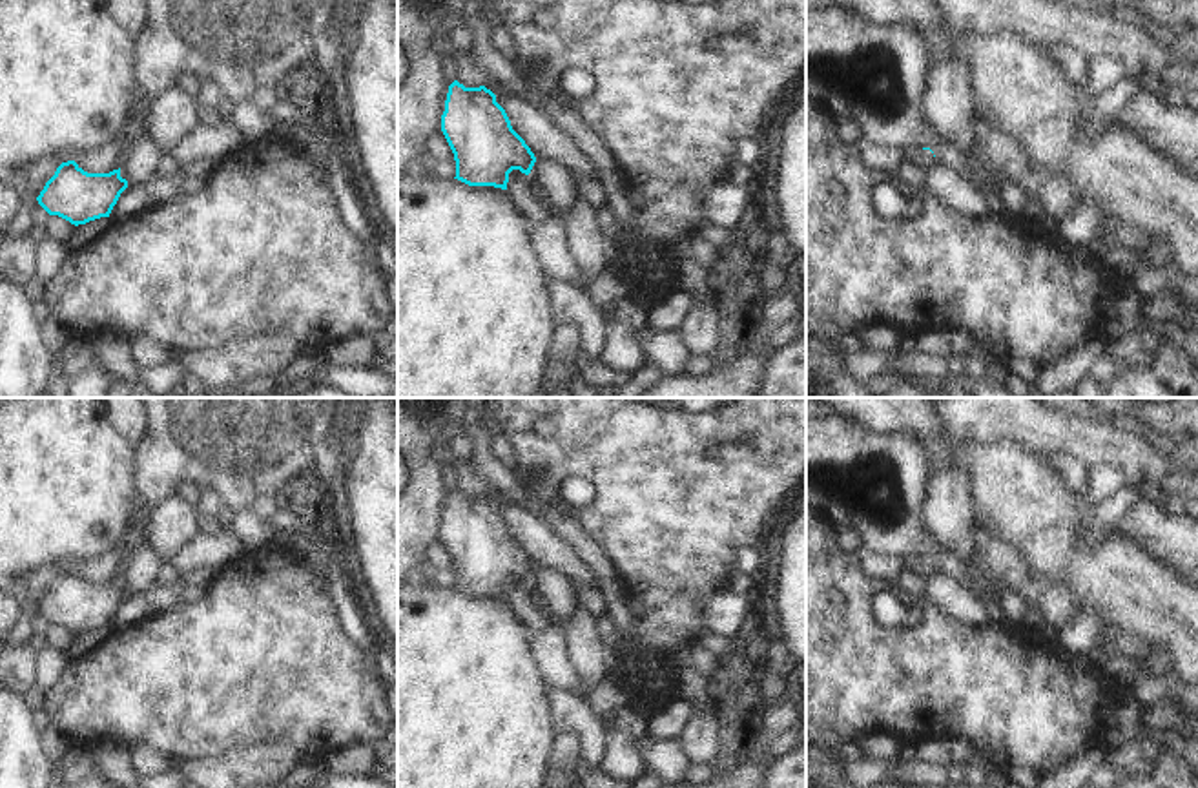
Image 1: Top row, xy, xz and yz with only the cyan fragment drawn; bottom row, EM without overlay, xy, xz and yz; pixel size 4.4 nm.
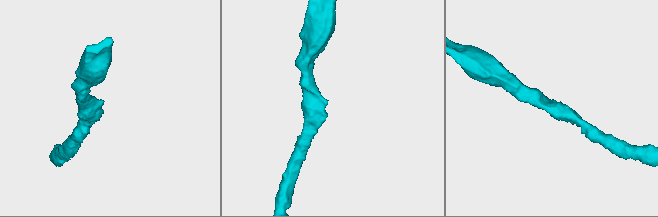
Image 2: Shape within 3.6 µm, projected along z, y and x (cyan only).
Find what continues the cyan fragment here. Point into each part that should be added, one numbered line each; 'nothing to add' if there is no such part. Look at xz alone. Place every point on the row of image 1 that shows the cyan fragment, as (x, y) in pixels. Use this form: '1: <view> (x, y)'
nothing to add

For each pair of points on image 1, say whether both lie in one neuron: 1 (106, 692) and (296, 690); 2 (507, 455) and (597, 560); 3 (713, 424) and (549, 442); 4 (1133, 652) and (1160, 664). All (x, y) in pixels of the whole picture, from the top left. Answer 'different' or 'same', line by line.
1: same
2: different
3: same
4: different

